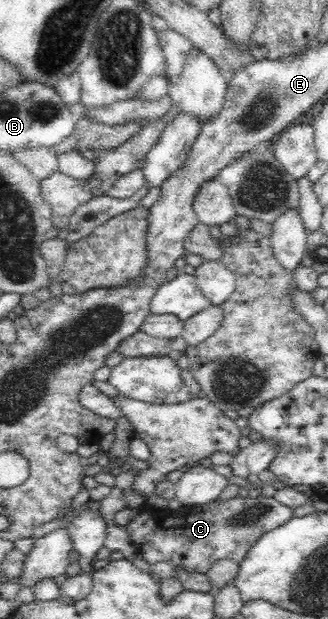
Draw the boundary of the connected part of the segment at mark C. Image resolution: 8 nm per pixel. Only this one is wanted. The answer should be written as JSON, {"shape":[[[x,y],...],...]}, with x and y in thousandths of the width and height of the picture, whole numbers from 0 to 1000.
{"shape":[[[802,798],[777,801],[777,805],[762,800],[750,803],[720,800],[698,808],[655,805],[655,808],[637,808],[637,813],[625,816],[555,814],[540,826],[515,821],[503,824],[473,821],[451,809],[418,826],[421,830],[412,837],[378,851],[390,874],[402,880],[399,885],[415,895],[412,901],[424,901],[460,914],[479,908],[503,908],[534,918],[555,918],[573,927],[582,924],[631,927],[649,918],[649,911],[662,911],[668,905],[686,905],[686,901],[729,911],[796,866],[860,850],[893,835],[893,822],[854,814],[838,803]]]}

